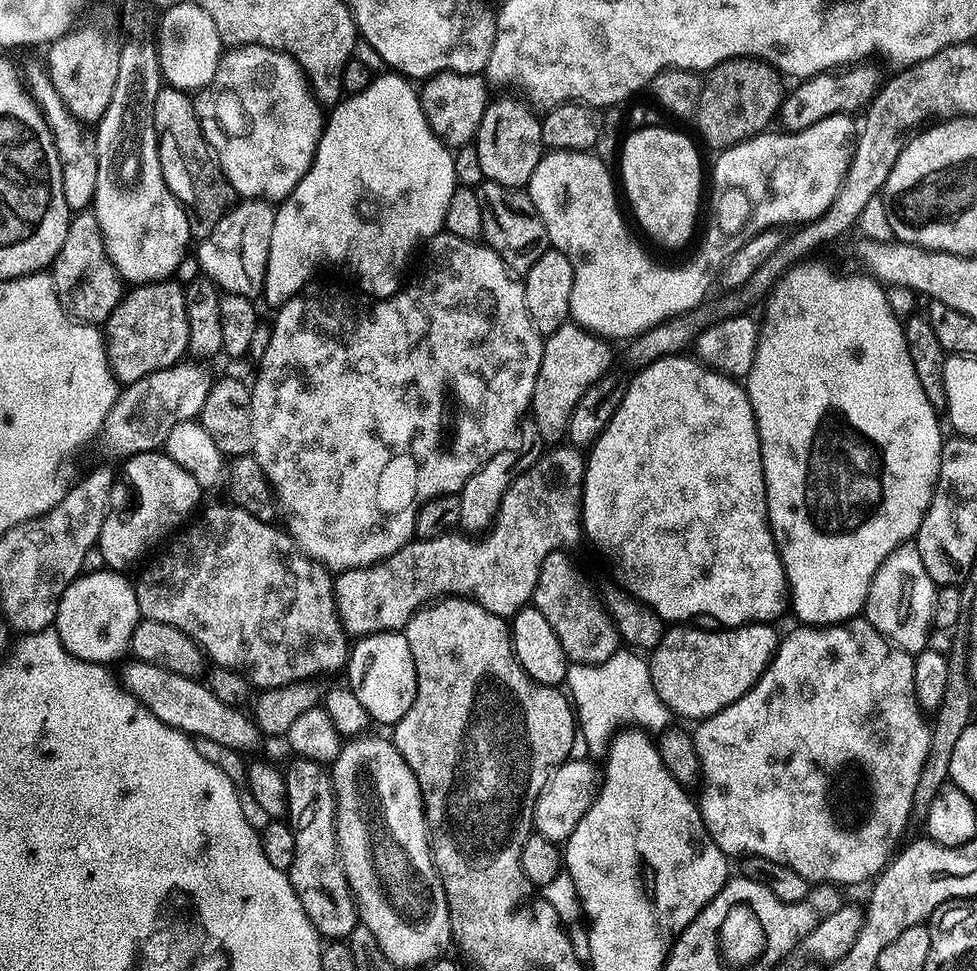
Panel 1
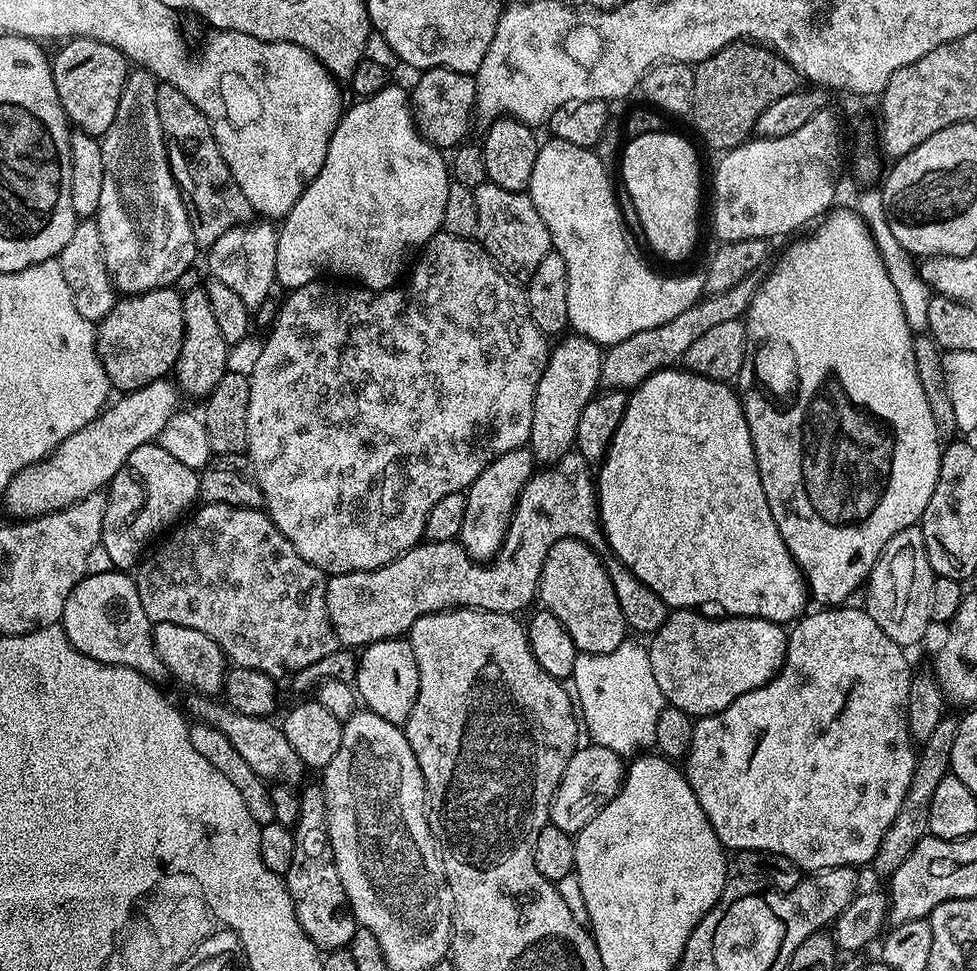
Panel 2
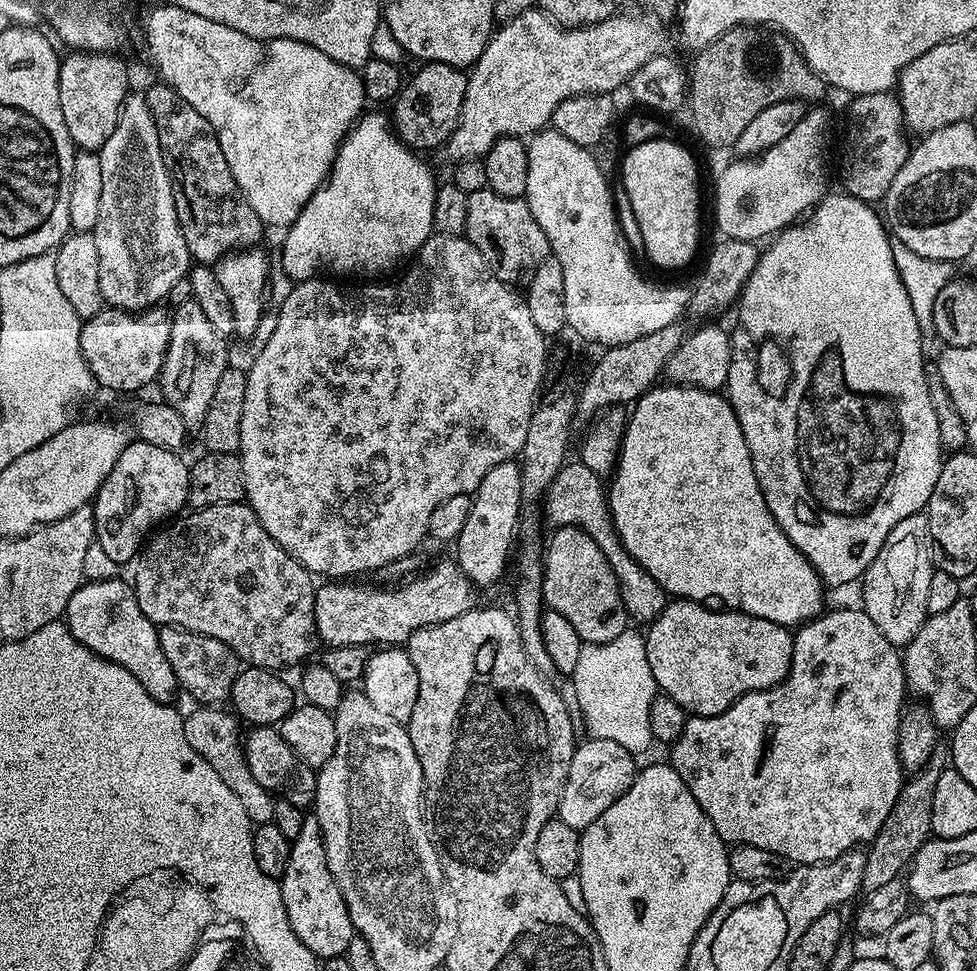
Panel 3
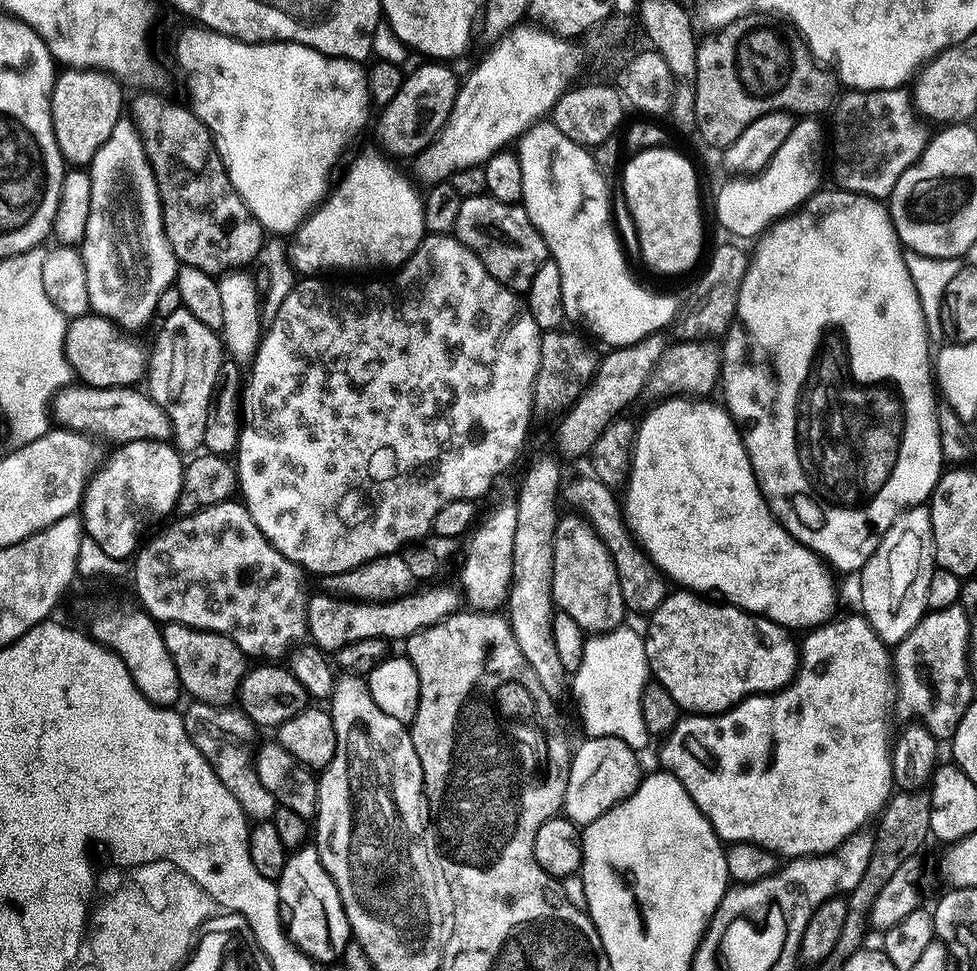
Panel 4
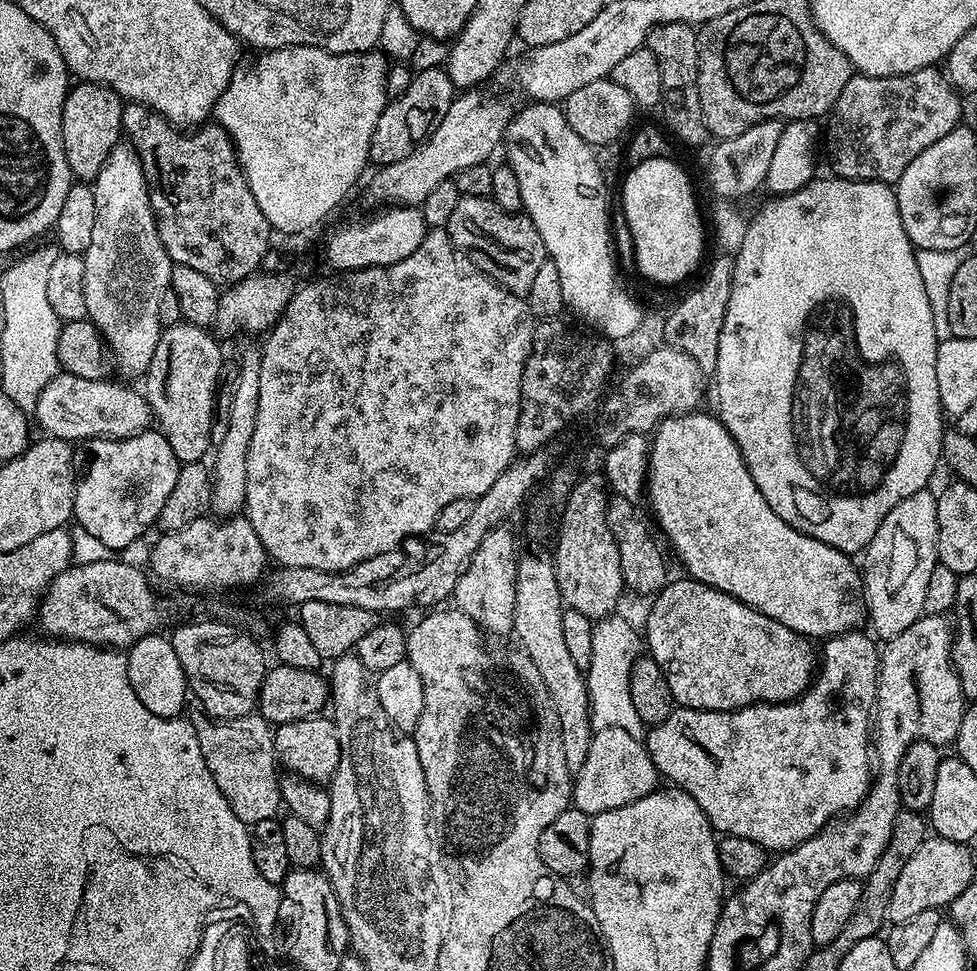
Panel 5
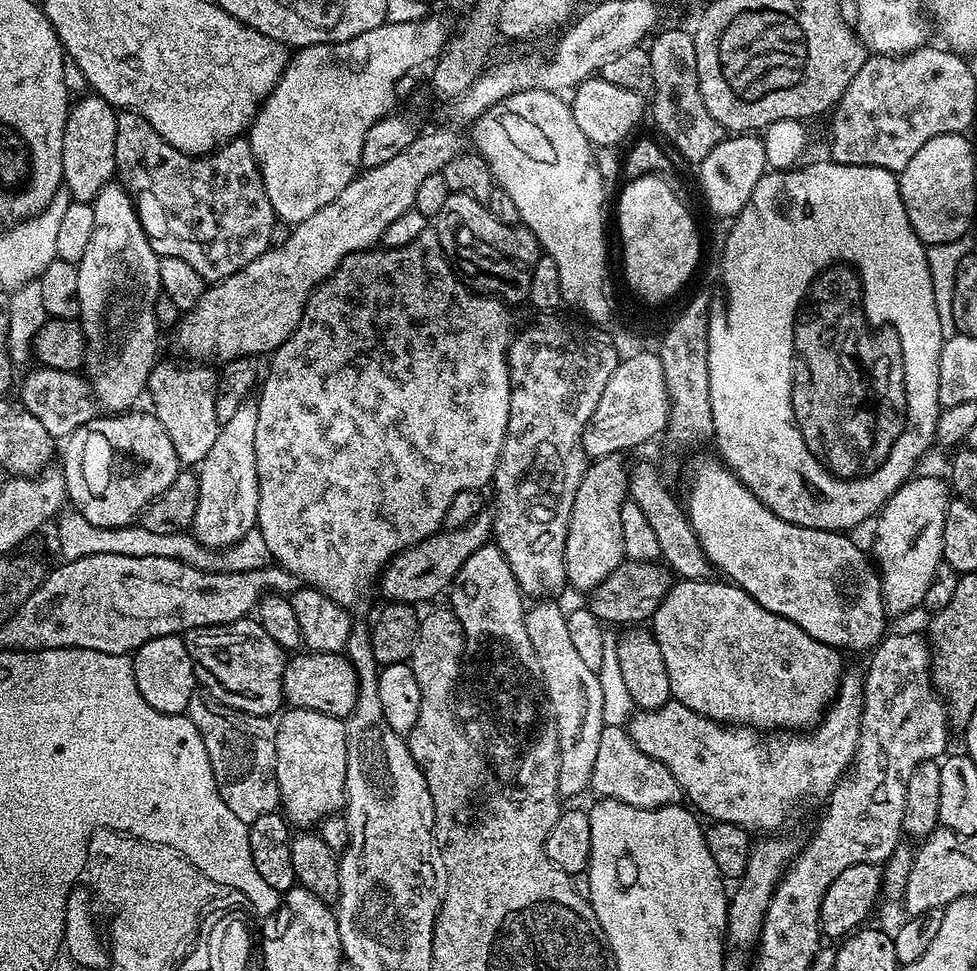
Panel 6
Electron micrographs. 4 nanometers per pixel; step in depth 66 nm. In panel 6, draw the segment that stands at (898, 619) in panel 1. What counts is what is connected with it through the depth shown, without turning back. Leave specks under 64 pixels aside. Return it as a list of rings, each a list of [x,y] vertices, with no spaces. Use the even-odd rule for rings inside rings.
[[[913,475],[912,479],[907,480],[888,499],[874,520],[876,541],[871,551],[880,574],[884,610],[892,618],[904,616],[923,605],[930,578],[934,578],[934,570],[938,570],[944,559],[942,526],[946,526],[950,488],[943,479],[940,481],[936,476],[920,475]]]

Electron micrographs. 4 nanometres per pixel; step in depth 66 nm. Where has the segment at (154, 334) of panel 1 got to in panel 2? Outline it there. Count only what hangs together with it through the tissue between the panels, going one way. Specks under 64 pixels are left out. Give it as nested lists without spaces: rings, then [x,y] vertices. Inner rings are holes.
[[[169,286],[167,288],[155,288],[149,292],[142,292],[139,294],[128,294],[123,298],[117,299],[116,305],[110,310],[110,314],[106,314],[104,320],[99,321],[98,327],[96,328],[96,353],[100,355],[100,360],[104,363],[104,369],[108,375],[109,385],[113,389],[117,388],[117,393],[127,394],[138,390],[142,386],[146,386],[150,382],[155,380],[165,379],[175,369],[176,360],[180,356],[180,351],[182,350],[182,342],[184,341],[184,311],[182,310],[182,302],[184,301],[183,295],[175,287]]]

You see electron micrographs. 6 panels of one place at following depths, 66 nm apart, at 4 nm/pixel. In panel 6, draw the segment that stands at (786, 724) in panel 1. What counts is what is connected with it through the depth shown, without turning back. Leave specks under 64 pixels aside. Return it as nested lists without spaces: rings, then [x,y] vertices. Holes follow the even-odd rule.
[[[848,670],[840,677],[839,693],[828,705],[820,723],[807,730],[772,730],[764,735],[751,726],[717,724],[710,717],[698,714],[690,710],[690,706],[682,706],[682,702],[674,699],[668,700],[666,706],[658,706],[658,710],[633,711],[626,727],[628,737],[638,750],[642,750],[642,754],[662,762],[662,766],[674,774],[674,782],[678,782],[687,803],[701,817],[709,816],[709,821],[718,824],[733,824],[744,828],[749,834],[776,834],[799,810],[800,804],[808,799],[827,801],[836,784],[852,767],[863,705],[863,675],[859,671]]]

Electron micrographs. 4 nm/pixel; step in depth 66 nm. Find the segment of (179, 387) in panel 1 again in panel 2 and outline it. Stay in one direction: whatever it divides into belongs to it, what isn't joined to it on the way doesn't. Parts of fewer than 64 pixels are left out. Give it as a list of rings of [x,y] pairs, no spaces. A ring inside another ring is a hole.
[[[171,379],[155,380],[138,390],[121,395],[120,401],[109,403],[99,416],[61,442],[44,460],[23,468],[12,477],[2,500],[8,507],[9,517],[35,518],[47,512],[57,512],[77,504],[90,494],[107,489],[112,479],[122,470],[126,458],[138,446],[153,443],[162,426],[181,407],[182,392]]]

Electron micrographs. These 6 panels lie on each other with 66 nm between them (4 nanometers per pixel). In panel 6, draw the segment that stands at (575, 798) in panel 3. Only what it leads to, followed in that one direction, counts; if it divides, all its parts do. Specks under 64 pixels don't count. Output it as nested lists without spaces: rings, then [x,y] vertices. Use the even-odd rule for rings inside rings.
[[[609,724],[602,730],[590,788],[601,800],[620,800],[635,808],[664,808],[668,804],[680,804],[682,800],[674,774],[670,774],[662,762],[642,754],[628,737],[627,727],[618,724]]]

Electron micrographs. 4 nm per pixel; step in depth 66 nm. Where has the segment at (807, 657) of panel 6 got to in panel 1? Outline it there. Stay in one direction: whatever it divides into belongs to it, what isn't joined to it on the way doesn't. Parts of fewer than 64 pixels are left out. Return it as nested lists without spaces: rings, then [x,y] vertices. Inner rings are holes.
[[[768,622],[742,624],[739,628],[721,627],[720,632],[707,632],[704,628],[688,628],[692,626],[672,626],[665,631],[658,646],[651,649],[648,669],[654,682],[654,690],[658,690],[658,698],[668,707],[669,713],[689,716],[692,722],[699,722],[705,716],[713,716],[721,712],[730,702],[742,698],[760,680],[772,655],[776,653],[778,635]]]

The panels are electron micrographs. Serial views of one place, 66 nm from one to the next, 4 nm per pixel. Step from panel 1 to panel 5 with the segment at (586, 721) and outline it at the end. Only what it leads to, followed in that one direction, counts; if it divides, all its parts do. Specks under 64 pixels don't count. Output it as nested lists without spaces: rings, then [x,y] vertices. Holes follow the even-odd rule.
[[[621,614],[604,616],[593,623],[594,658],[586,669],[588,682],[588,709],[592,715],[592,727],[609,728],[618,726],[626,734],[637,738],[643,737],[646,726],[634,710],[634,701],[630,699],[630,670],[632,664],[642,652],[642,636],[636,628]]]

